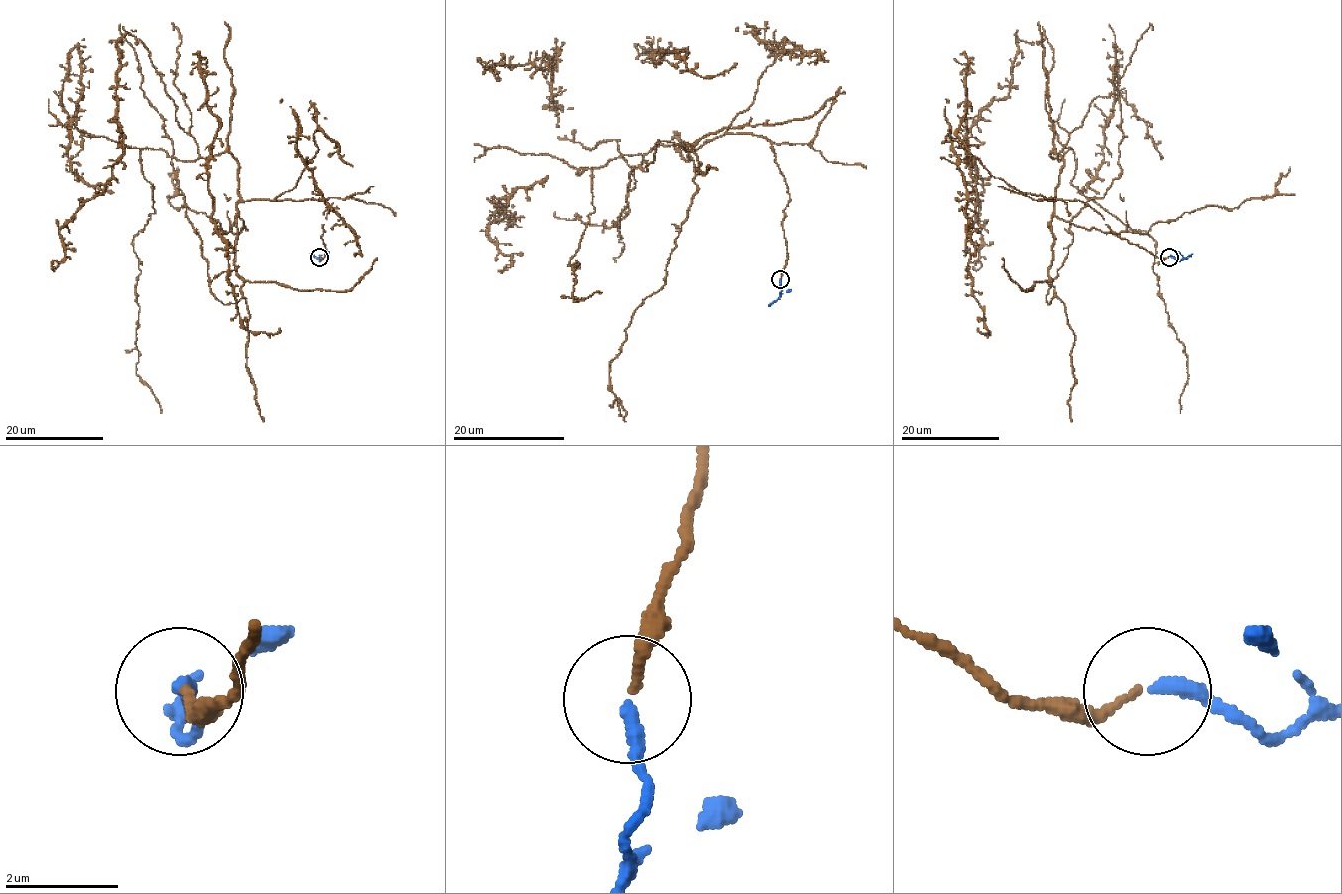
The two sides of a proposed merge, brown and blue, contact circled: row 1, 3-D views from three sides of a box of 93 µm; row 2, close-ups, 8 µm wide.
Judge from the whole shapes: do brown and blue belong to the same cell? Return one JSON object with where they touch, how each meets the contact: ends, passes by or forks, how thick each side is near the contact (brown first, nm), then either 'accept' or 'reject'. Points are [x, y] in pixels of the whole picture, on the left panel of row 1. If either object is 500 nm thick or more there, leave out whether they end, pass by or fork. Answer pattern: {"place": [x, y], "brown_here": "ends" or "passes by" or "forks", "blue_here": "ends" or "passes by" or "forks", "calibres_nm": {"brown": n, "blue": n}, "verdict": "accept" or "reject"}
{"place": [319, 257], "brown_here": "ends", "blue_here": "ends", "calibres_nm": {"brown": 140, "blue": 260}, "verdict": "accept"}

